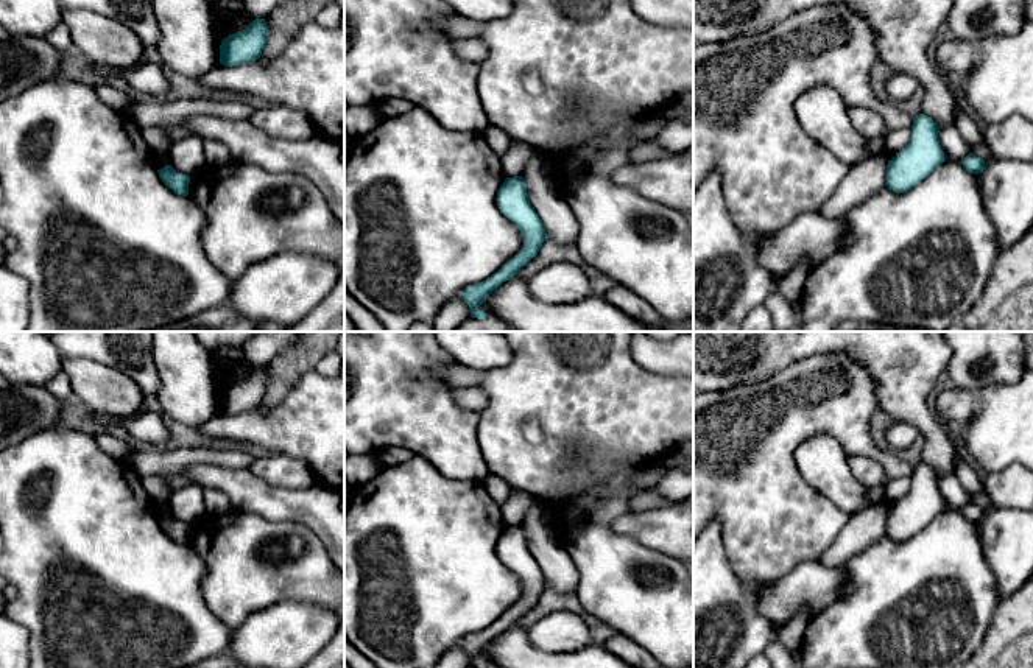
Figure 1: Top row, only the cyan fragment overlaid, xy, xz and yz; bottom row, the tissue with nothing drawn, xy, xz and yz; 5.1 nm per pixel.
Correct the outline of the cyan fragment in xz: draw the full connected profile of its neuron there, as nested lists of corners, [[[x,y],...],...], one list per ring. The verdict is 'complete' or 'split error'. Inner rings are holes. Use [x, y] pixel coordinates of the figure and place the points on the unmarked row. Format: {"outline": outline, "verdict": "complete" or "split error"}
{"outline": [[[522,525],[505,528],[497,539],[497,554],[500,561],[519,576],[524,585],[524,595],[491,626],[480,632],[466,635],[460,642],[460,646],[463,646],[471,657],[471,666],[477,668],[483,668],[488,663],[478,659],[486,646],[536,606],[542,592],[547,589],[545,576],[528,548],[527,534]]], "verdict": "complete"}

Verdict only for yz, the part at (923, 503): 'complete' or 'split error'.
complete

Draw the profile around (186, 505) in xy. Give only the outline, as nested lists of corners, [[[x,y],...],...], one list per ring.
[[[189,484],[175,490],[167,501],[167,508],[176,520],[193,525],[207,514],[203,487]]]

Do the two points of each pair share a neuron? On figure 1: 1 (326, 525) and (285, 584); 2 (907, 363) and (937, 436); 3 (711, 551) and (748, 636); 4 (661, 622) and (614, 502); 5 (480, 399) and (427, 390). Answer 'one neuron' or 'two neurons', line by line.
1: two neurons
2: one neuron
3: one neuron
4: one neuron
5: two neurons

